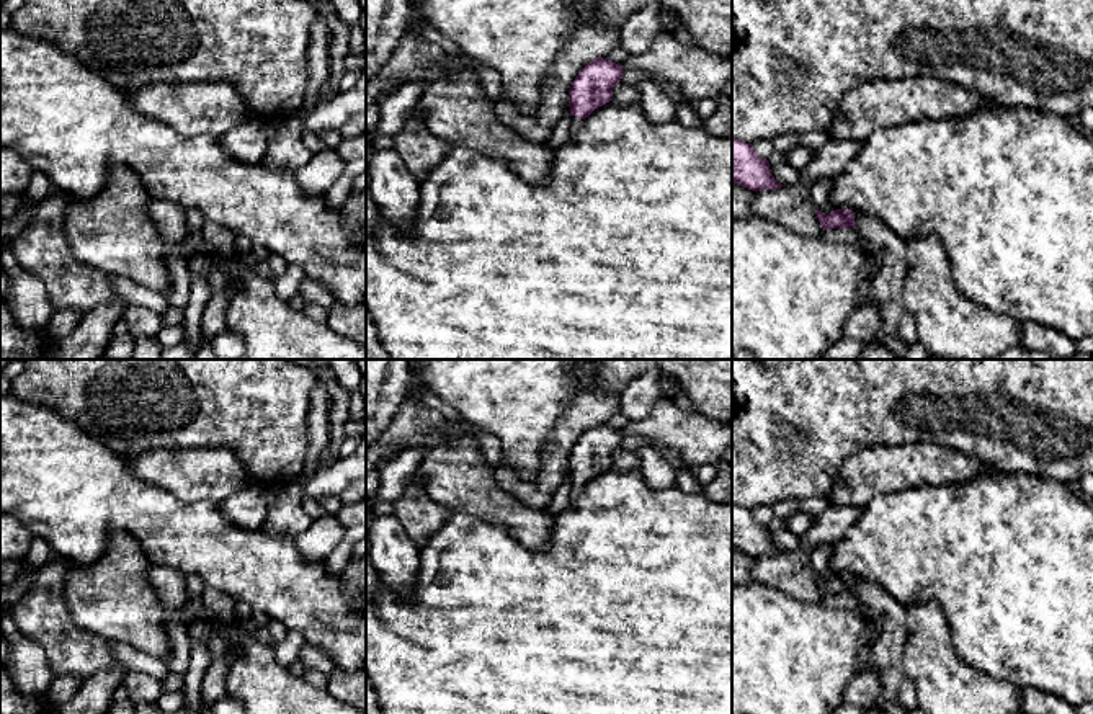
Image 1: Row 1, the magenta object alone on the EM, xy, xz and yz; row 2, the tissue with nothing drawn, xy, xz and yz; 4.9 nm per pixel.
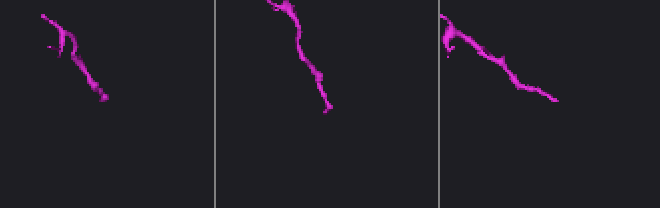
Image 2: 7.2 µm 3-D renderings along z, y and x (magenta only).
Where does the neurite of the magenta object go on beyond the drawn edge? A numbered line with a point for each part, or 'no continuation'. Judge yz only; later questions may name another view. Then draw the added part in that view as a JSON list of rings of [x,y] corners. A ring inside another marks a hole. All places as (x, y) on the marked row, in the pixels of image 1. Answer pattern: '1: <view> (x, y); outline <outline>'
1: yz (879, 240); outline [[[856,216],[854,222],[864,239],[864,248],[881,261],[868,294],[868,301],[876,302],[882,310],[882,327],[874,343],[882,345],[897,359],[903,359],[908,345],[900,338],[897,324],[905,312],[899,294],[907,274],[905,242],[889,227],[866,216]]]

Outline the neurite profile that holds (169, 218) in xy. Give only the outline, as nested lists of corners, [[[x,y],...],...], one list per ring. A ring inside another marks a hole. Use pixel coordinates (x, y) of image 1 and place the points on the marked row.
[[[152,198],[149,203],[149,216],[165,242],[183,245],[183,240],[188,235],[185,209],[178,208],[176,204]]]

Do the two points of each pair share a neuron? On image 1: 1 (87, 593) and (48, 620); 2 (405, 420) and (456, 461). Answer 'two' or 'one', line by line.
1: two
2: two

